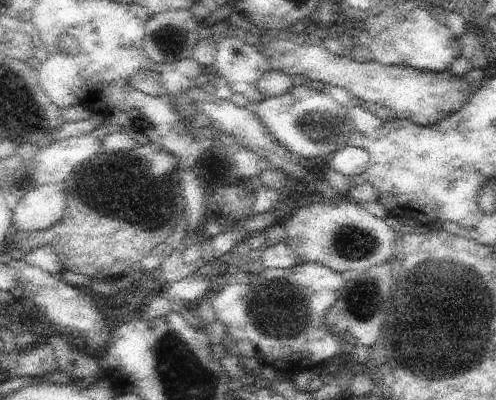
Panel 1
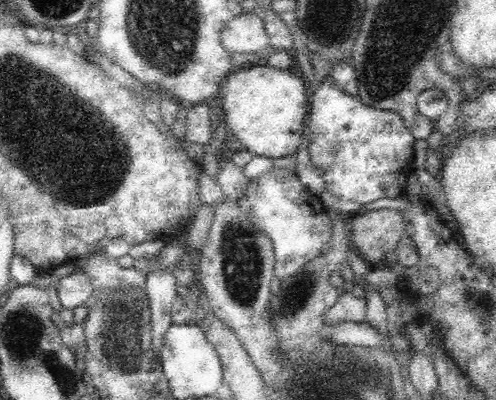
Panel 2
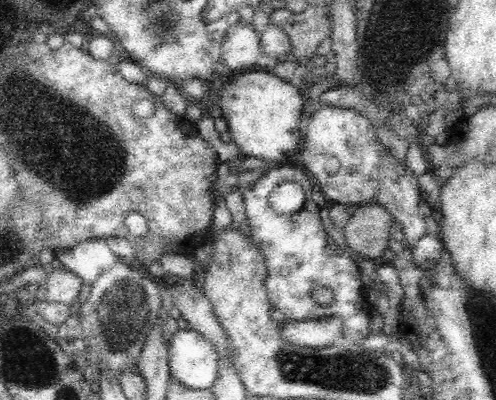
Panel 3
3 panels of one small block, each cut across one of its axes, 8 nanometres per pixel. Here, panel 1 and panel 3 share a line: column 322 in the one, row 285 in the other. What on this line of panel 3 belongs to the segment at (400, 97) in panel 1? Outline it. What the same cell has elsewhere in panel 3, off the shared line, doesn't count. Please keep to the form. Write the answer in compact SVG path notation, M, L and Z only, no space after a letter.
M50 268L46 284L48 284L48 292L46 292L48 302L62 302L72 306L78 300L84 280L66 268Z

